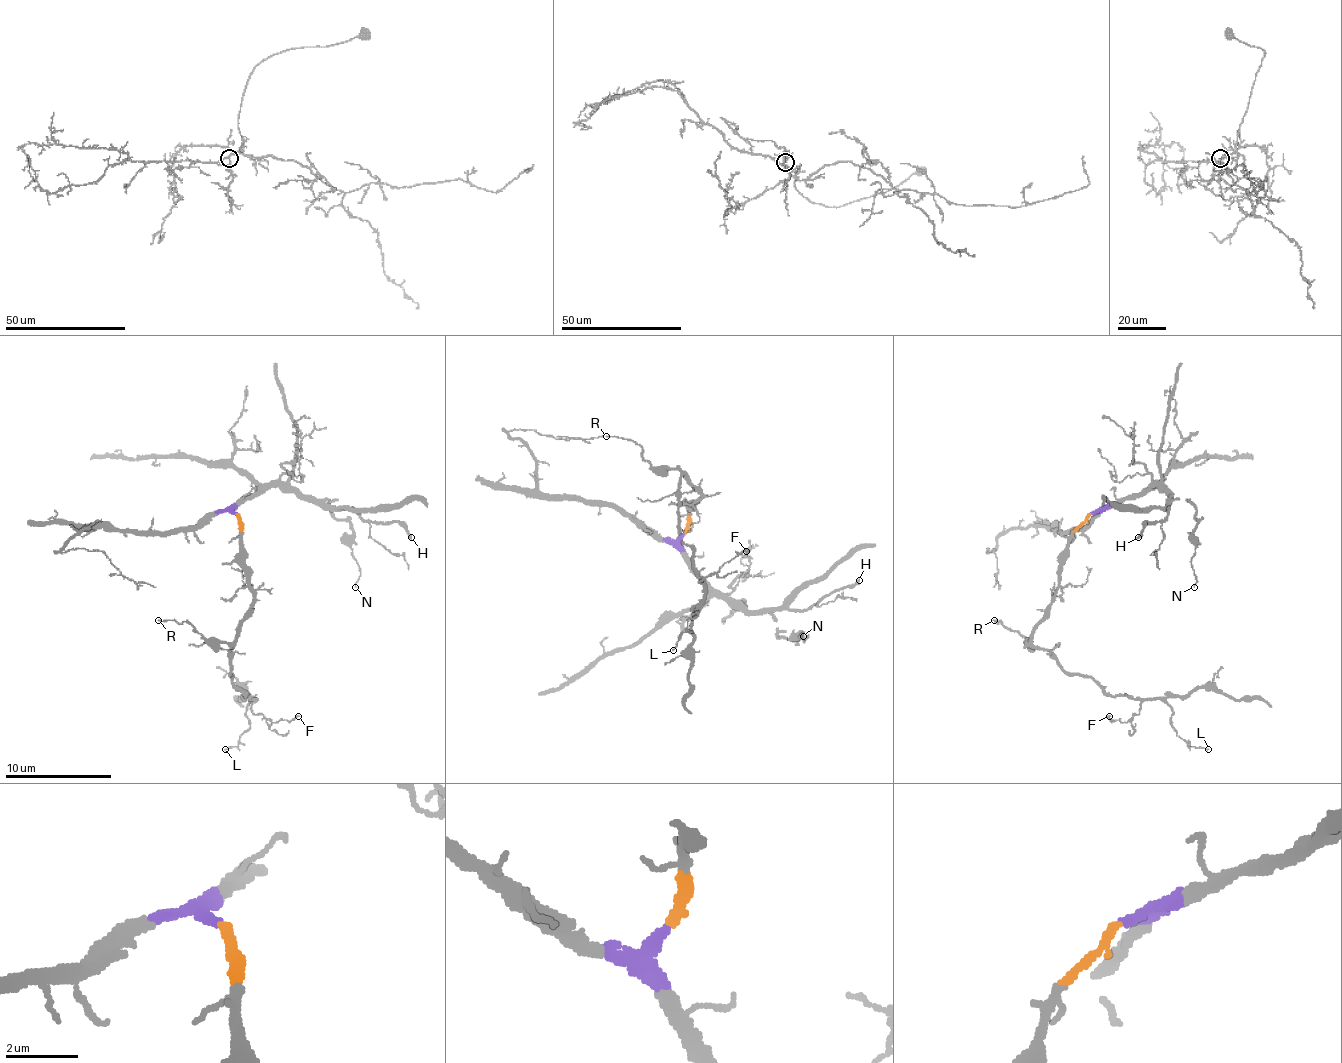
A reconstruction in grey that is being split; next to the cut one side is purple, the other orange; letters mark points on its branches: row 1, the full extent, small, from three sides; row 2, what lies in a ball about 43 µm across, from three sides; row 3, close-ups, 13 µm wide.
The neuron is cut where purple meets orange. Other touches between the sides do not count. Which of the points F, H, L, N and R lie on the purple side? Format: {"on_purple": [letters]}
{"on_purple": ["H", "N"]}

